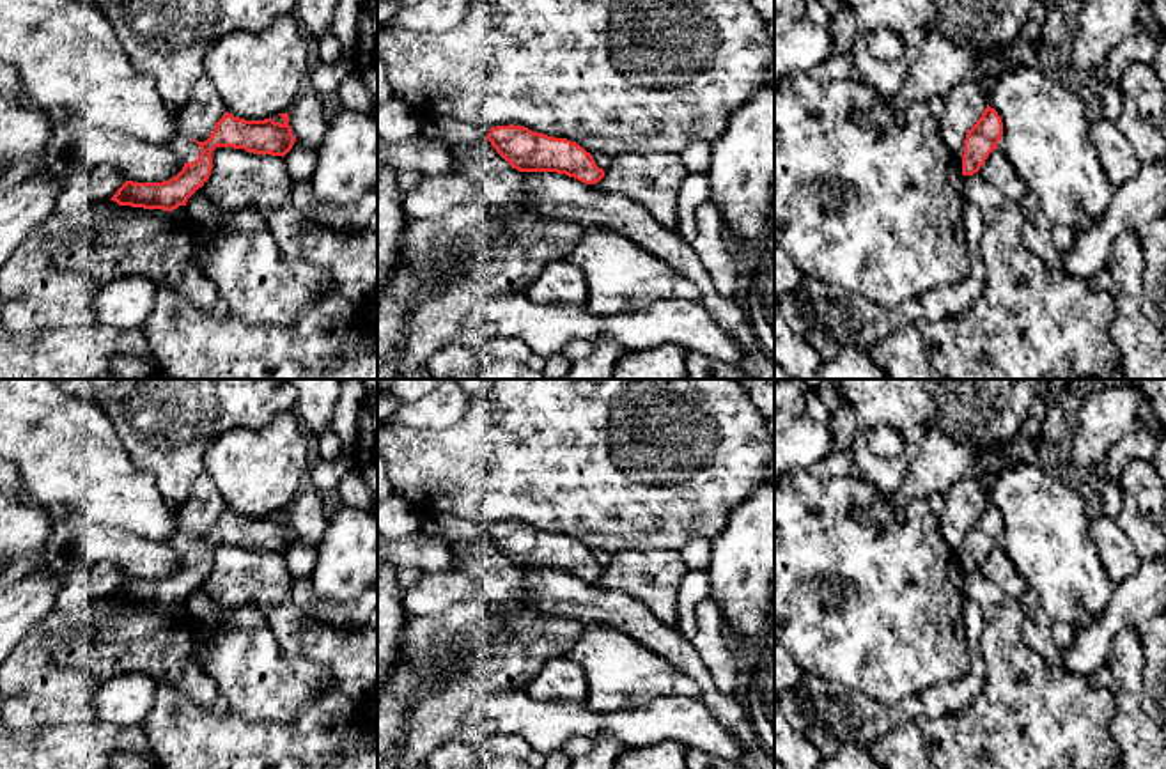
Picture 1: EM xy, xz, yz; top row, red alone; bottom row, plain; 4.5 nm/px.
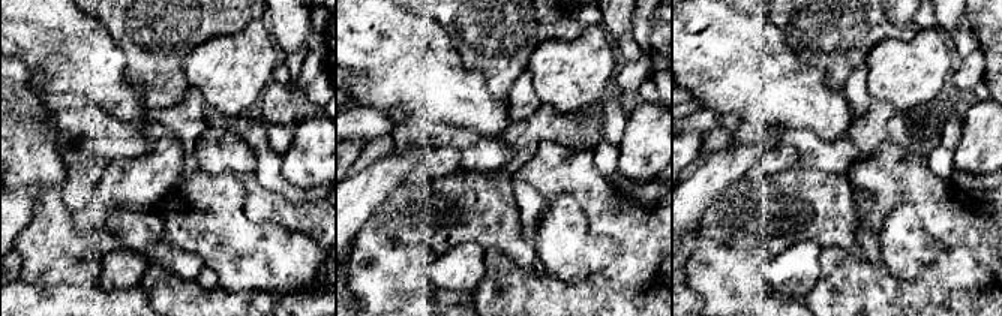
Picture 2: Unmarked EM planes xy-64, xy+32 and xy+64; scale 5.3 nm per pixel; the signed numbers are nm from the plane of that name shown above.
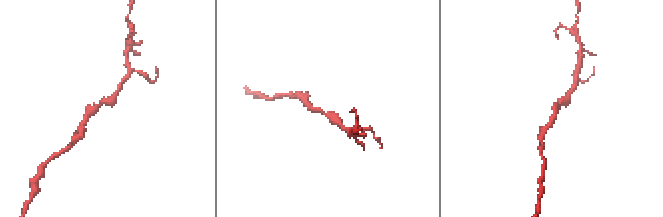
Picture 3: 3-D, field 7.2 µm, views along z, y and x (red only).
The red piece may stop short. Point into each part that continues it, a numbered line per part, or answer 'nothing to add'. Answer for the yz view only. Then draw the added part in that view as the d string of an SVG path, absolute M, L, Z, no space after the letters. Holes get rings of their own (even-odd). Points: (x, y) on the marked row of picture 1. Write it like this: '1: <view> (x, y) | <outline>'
nothing to add

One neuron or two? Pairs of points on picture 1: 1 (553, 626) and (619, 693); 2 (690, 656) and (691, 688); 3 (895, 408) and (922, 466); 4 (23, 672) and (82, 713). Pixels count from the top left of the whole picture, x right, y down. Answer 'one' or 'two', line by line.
1: two
2: two
3: two
4: one

